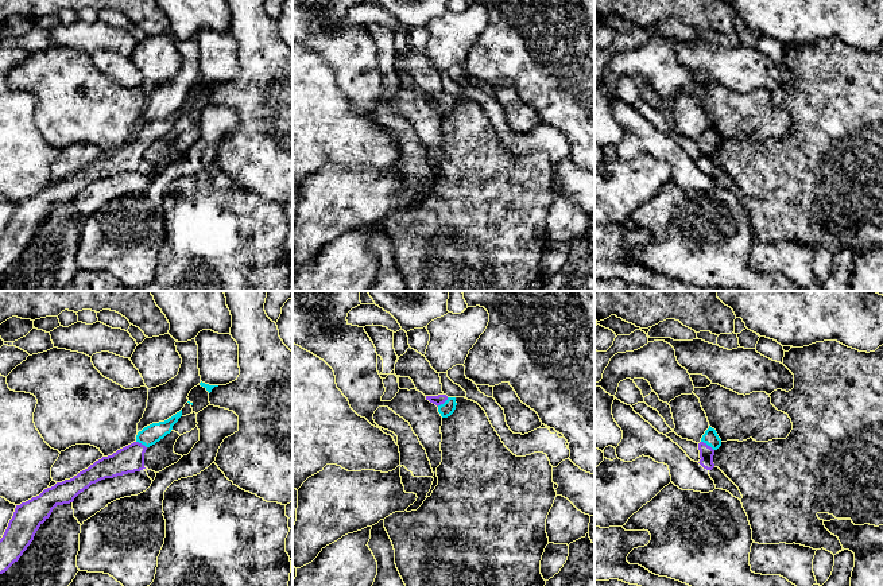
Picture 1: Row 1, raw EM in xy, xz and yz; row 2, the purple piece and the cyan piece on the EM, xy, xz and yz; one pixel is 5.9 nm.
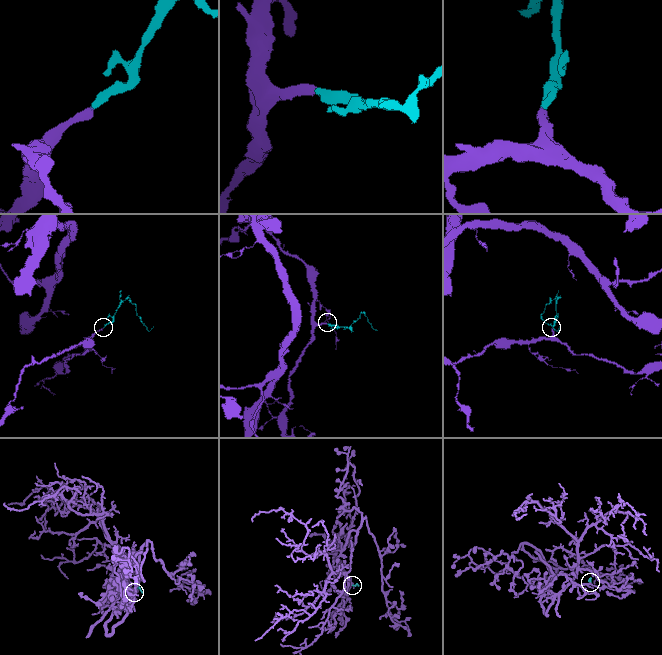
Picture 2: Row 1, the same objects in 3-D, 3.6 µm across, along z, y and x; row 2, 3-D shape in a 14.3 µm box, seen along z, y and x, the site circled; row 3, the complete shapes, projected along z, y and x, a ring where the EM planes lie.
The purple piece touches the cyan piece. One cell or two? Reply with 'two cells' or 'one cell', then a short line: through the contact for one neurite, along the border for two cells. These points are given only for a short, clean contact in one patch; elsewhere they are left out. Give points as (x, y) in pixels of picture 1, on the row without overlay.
one cell; line yz (707, 151), (707, 143), (711, 136)

